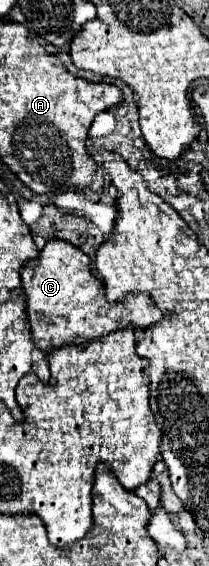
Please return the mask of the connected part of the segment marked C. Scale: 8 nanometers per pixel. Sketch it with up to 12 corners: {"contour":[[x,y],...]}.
{"contour":[[49,240],[23,266],[31,336],[49,354],[163,318],[107,302],[89,256]]}

